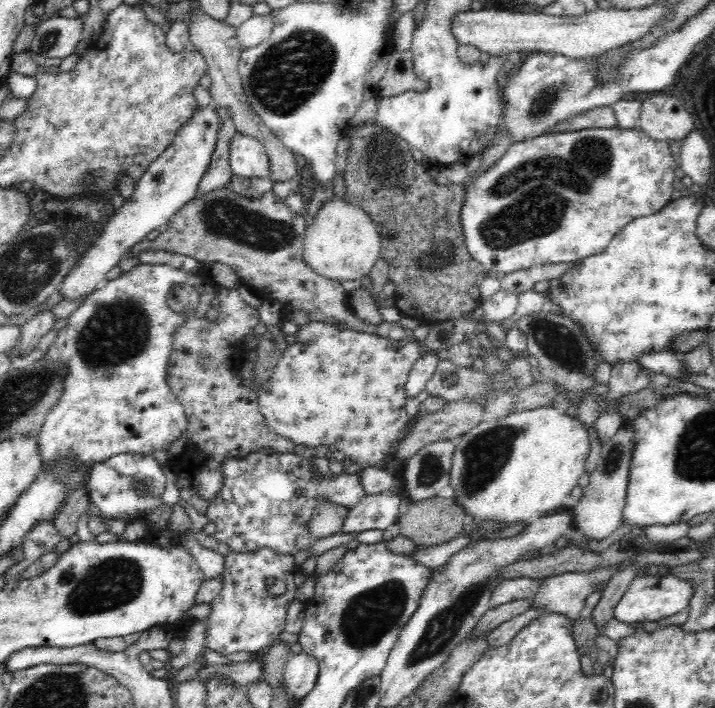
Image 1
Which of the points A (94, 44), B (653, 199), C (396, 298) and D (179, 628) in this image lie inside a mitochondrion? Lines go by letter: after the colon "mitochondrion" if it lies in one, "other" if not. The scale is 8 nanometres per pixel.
A: other
B: other
C: other
D: other

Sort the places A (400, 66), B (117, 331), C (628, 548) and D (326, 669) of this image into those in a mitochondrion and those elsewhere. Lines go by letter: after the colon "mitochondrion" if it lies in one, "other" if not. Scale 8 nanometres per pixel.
A: mitochondrion
B: mitochondrion
C: mitochondrion
D: other

